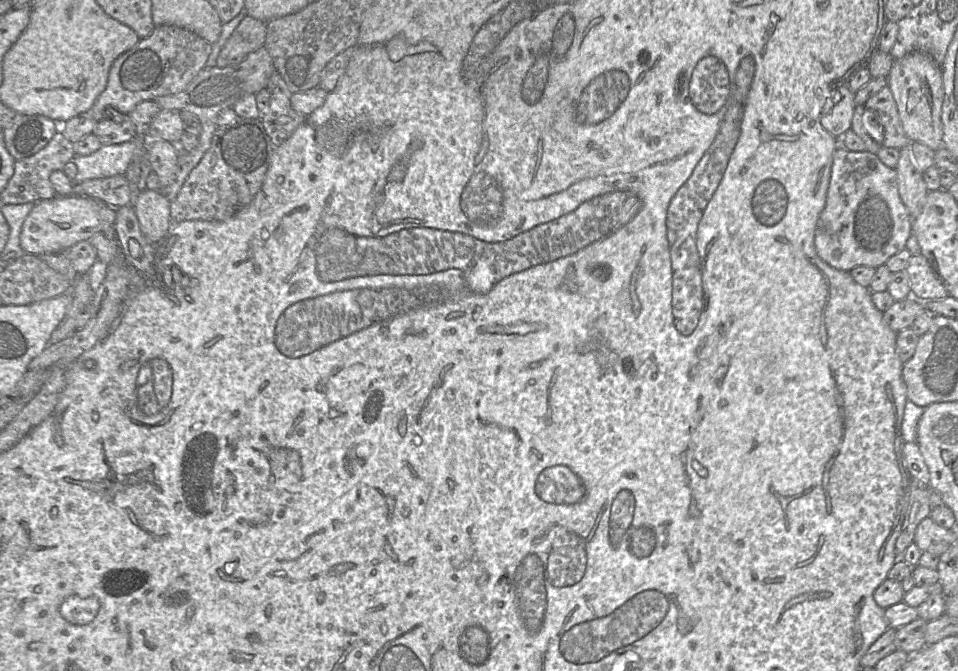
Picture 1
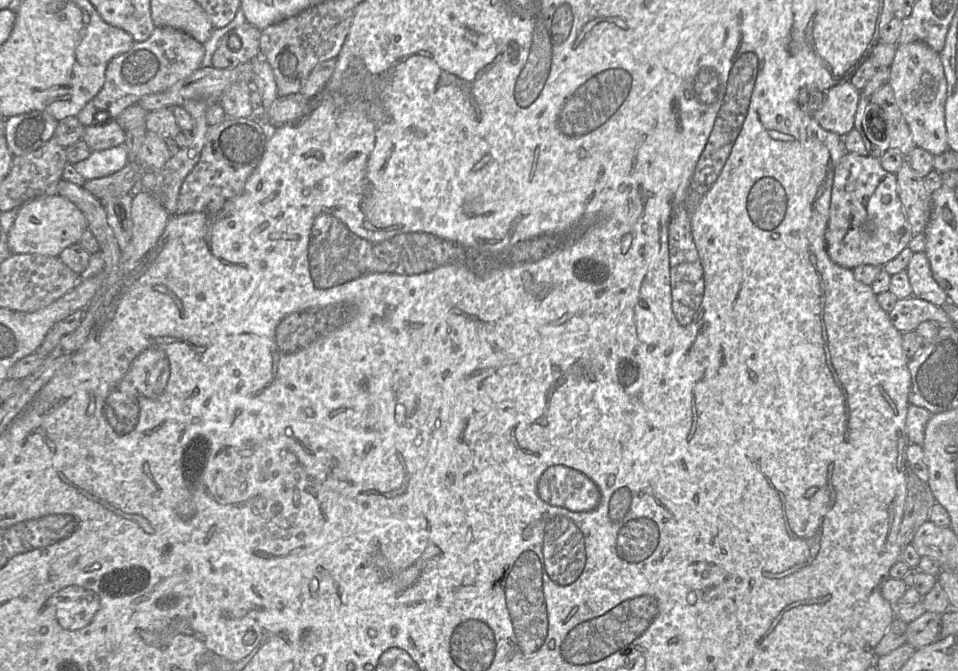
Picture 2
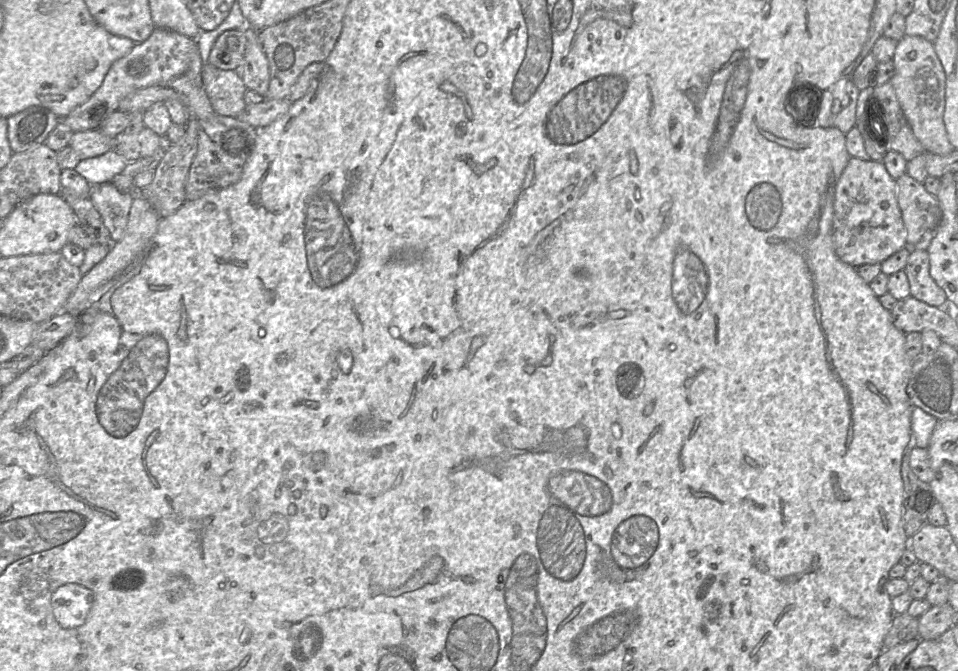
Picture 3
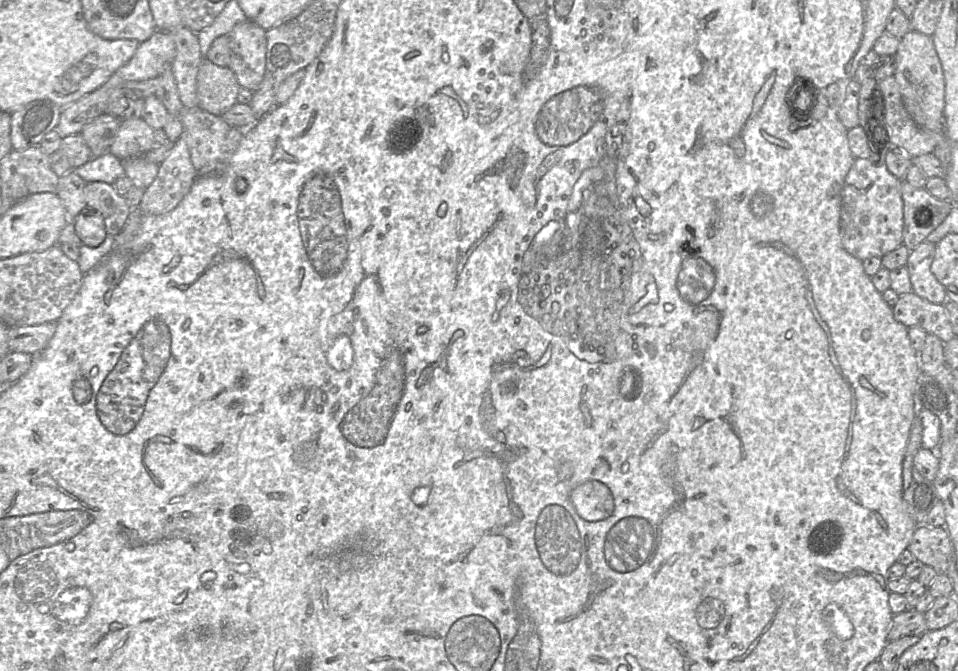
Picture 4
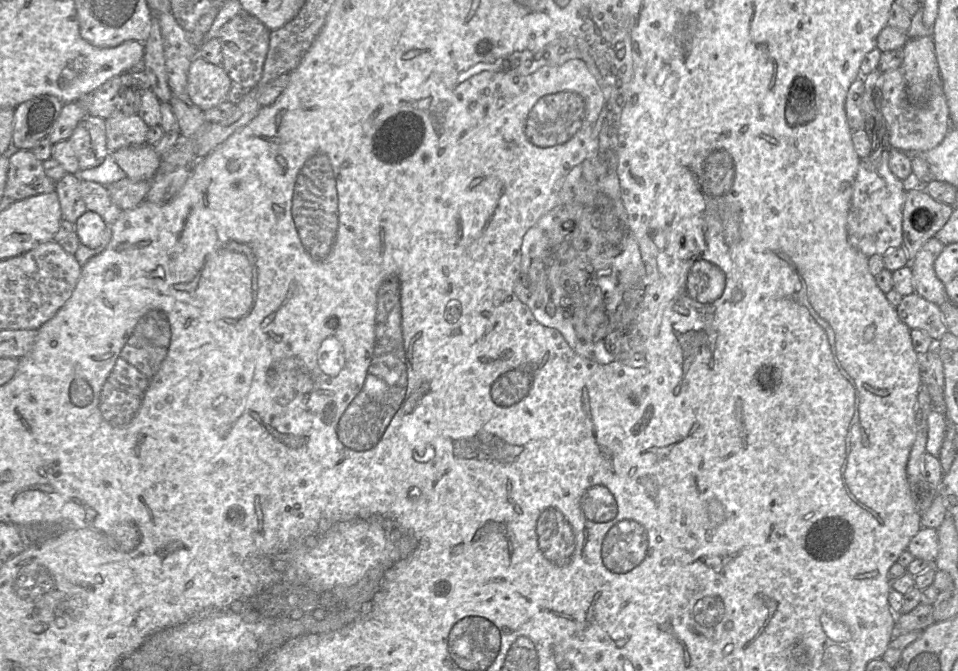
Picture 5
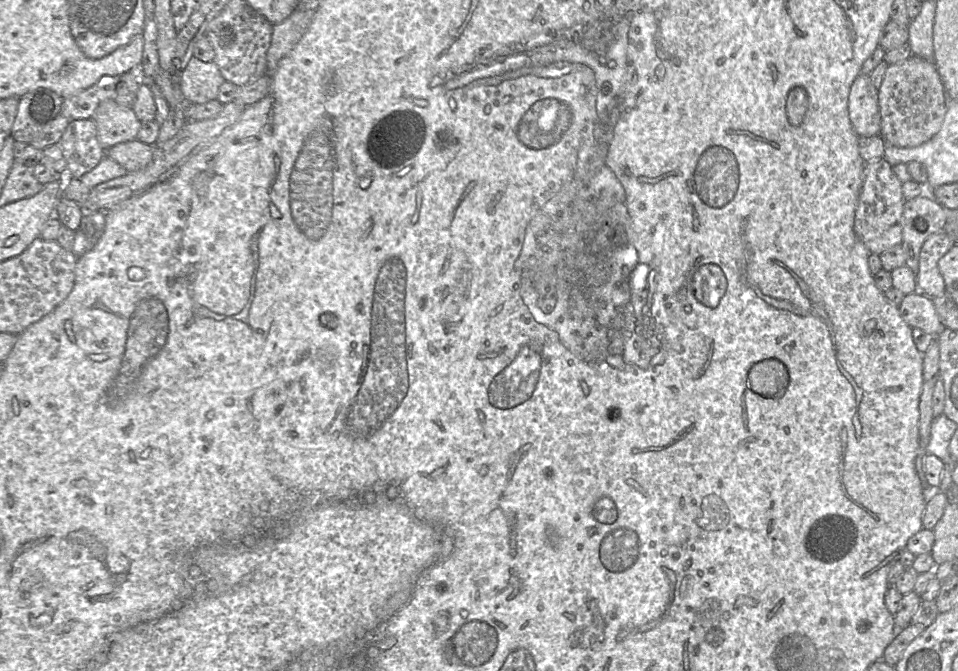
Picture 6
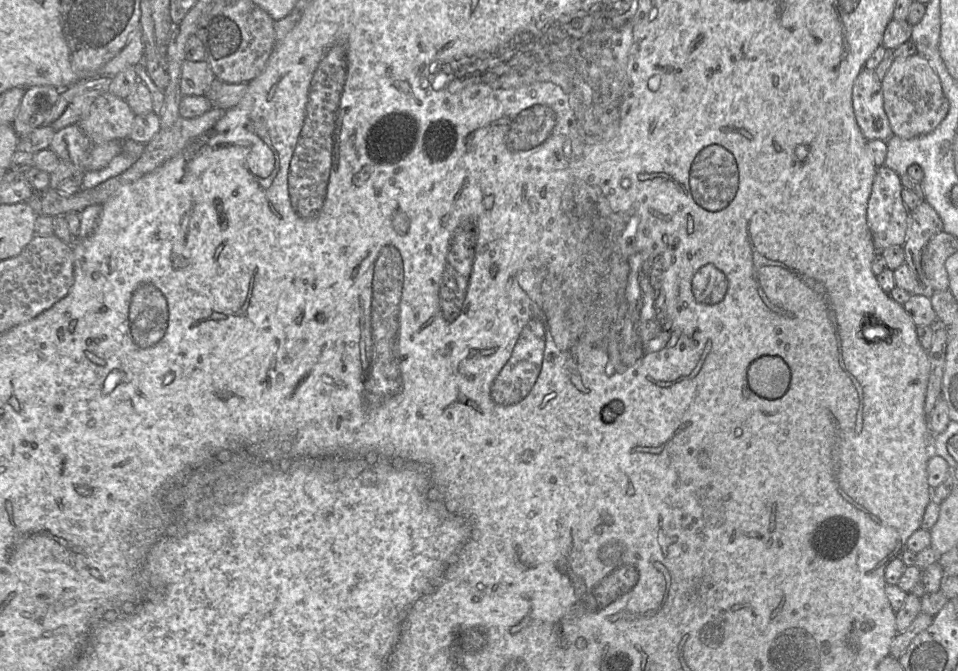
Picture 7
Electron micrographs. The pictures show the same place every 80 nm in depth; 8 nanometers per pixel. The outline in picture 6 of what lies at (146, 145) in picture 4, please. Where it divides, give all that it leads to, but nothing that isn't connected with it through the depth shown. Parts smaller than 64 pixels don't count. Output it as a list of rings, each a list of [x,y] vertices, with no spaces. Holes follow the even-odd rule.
[[[115,99],[102,101],[90,119],[96,124],[98,140],[105,151],[119,143],[136,140],[141,127],[132,108],[119,105]]]

